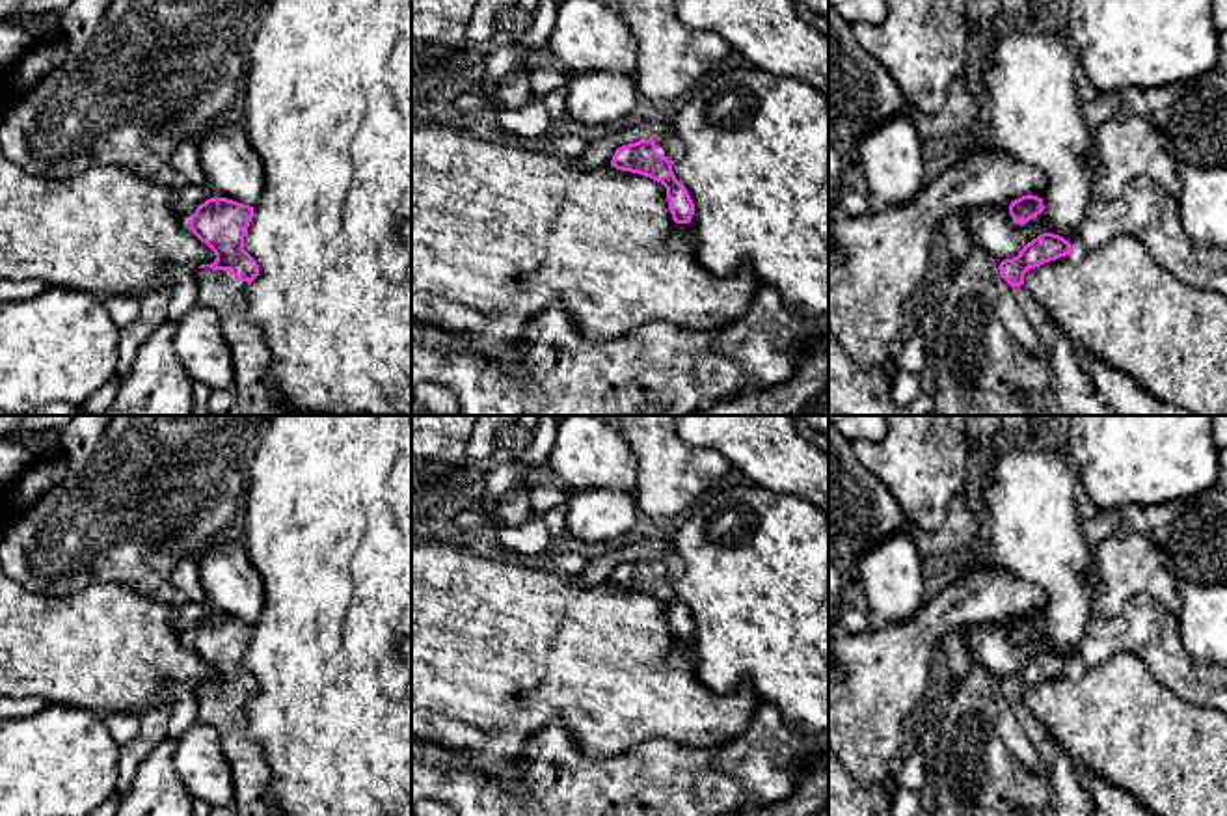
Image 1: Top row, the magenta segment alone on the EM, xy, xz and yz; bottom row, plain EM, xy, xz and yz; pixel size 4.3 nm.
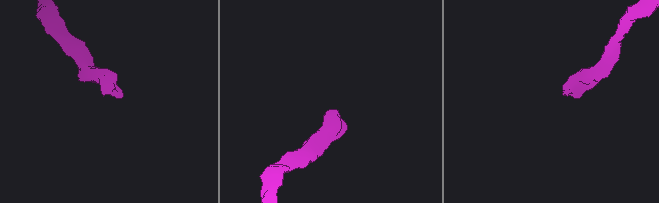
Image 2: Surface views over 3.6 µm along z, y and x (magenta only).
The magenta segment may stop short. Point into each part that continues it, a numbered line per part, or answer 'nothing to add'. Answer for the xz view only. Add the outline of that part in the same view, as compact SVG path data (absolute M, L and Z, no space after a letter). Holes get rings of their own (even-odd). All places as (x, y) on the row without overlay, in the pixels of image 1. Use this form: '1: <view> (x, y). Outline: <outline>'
1: xz (669, 563). Outline: M665 551L665 553L655 553L655 568L668 578L676 579L683 572L683 561L680 553L674 551Z

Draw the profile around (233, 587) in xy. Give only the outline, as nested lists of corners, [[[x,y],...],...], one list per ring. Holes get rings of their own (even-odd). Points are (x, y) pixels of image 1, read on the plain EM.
[[[225,537],[197,555],[199,578],[216,615],[255,624],[264,607],[263,578],[240,540]]]

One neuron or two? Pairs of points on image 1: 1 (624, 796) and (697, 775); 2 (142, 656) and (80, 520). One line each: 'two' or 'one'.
1: one
2: two

